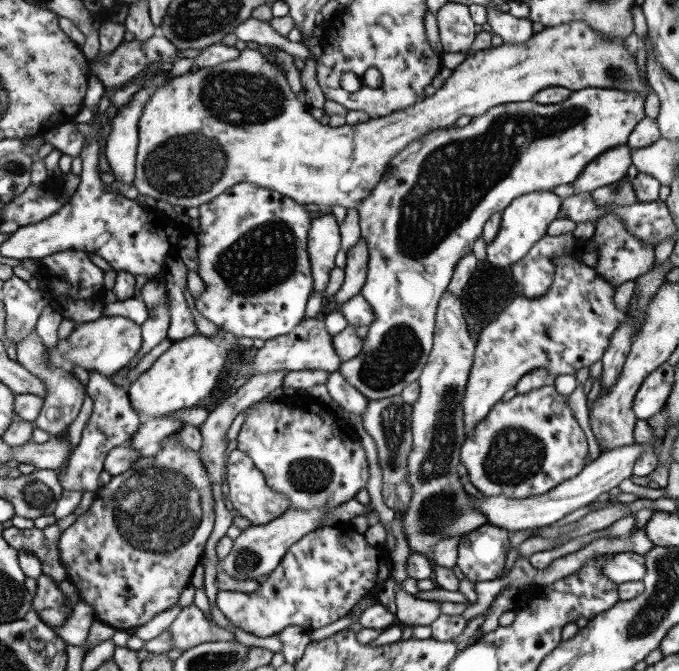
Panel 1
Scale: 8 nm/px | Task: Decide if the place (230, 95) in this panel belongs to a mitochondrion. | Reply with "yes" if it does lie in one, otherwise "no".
yes

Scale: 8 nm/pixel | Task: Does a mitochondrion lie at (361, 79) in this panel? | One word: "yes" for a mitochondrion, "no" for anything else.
no

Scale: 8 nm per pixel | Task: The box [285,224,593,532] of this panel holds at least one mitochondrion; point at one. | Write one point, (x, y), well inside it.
(515, 456)

